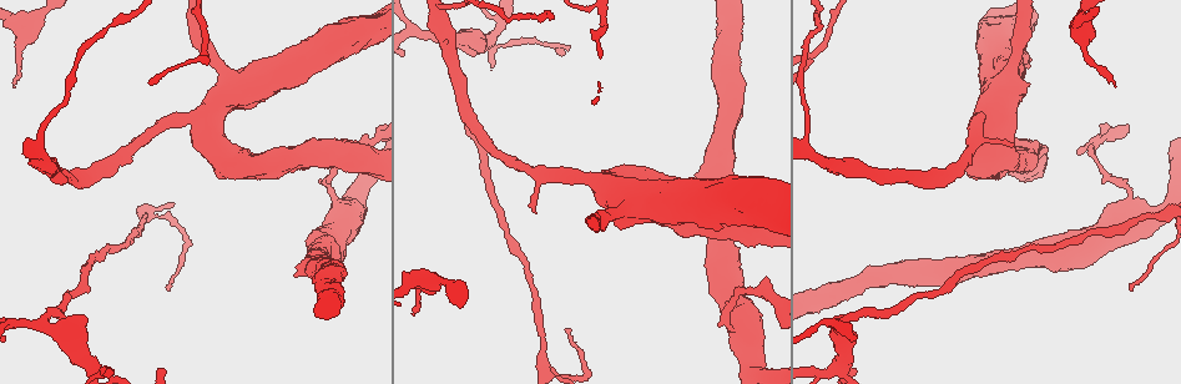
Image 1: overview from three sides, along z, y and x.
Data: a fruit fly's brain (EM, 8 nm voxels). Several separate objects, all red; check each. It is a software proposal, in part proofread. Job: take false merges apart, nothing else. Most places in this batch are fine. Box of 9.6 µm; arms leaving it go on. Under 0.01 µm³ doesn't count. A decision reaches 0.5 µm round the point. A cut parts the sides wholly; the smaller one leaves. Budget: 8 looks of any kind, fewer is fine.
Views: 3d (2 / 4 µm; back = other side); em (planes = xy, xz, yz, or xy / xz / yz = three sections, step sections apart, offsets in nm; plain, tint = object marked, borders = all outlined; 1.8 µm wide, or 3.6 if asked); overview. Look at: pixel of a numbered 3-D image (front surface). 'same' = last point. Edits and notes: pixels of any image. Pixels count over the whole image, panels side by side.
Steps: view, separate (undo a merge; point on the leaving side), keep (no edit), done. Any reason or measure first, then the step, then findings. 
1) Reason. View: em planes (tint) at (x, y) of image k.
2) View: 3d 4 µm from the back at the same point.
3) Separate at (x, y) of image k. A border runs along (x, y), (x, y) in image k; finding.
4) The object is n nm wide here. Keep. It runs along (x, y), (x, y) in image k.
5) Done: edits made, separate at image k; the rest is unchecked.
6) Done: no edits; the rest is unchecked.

Sudden change in width. View: 3d 4 µm from the back at (201, 119) of image 1.

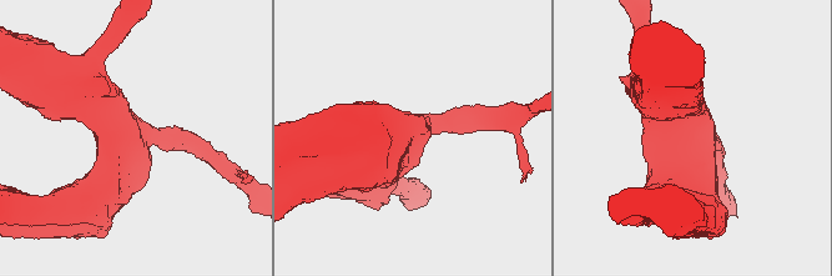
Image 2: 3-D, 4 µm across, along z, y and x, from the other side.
Shape alone is not enough. View: em 3.6 µm xy step 16 (borders) at (133, 136) of image 2.

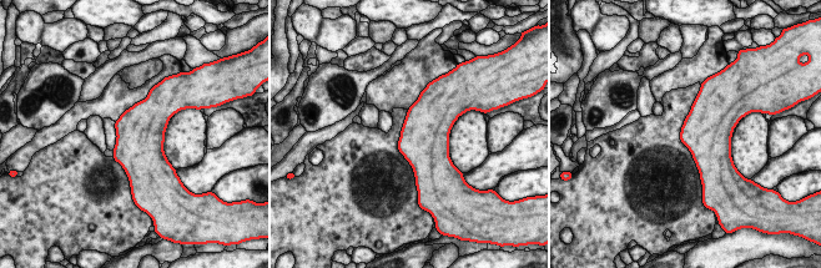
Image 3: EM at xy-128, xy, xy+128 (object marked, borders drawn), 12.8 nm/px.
View: em 3.6 µm planes (borders) at the same point.

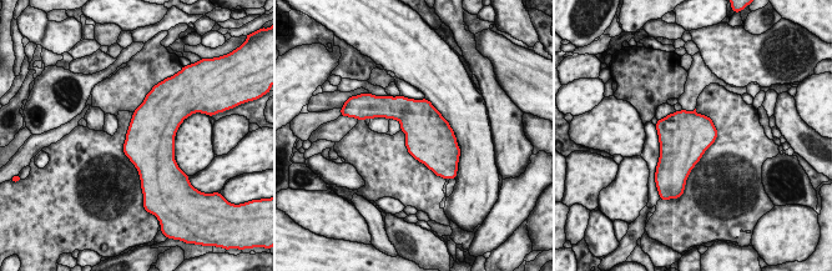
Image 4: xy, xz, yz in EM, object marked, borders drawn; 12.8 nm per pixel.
The object is 550 nm wide here. Keep. All the same cell.

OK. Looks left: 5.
View: em planes (tint) at (140, 217) of image 1.

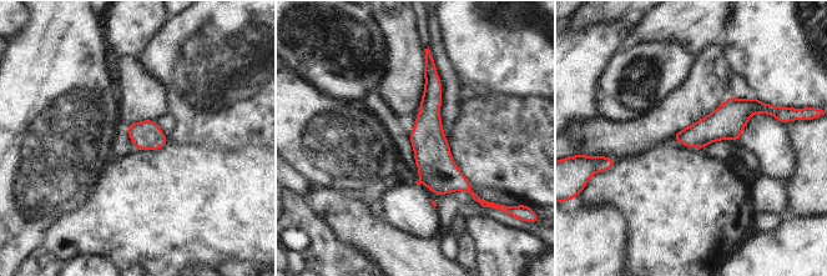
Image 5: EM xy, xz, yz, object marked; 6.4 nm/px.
Keep. It runs along (429, 66), (430, 150), (468, 187) in image 5; continuous, no second cell.

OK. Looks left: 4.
Arms part here. View: em planes (tint) at (30, 29) of image 1.

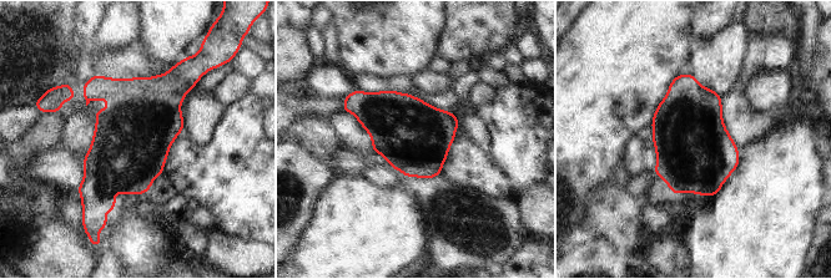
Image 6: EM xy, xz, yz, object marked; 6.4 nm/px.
Keep. All the same cell.

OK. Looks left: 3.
Calibre changes. View: 3d 4 µm from the back at (841, 363) of image 1.

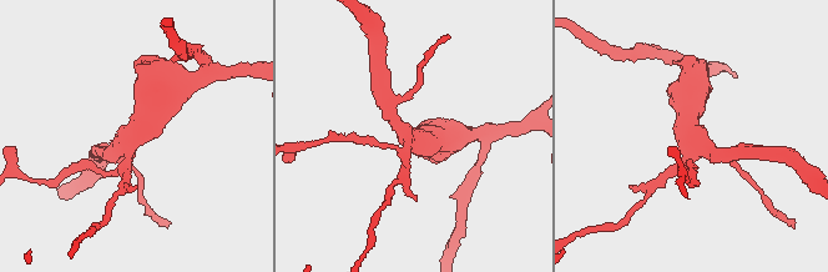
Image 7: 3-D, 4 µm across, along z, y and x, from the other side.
4 arms meet here. View: em planes (tint) at (691, 138) of image 7.

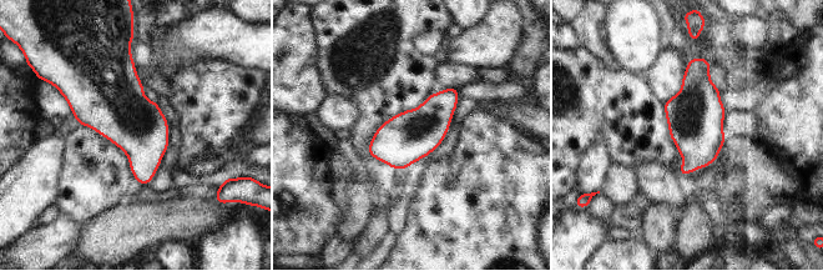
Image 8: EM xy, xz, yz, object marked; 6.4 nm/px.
The object is 320 nm wide here. Keep. All the same cell.

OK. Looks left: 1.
Done: no edits; the rest is unchecked.

